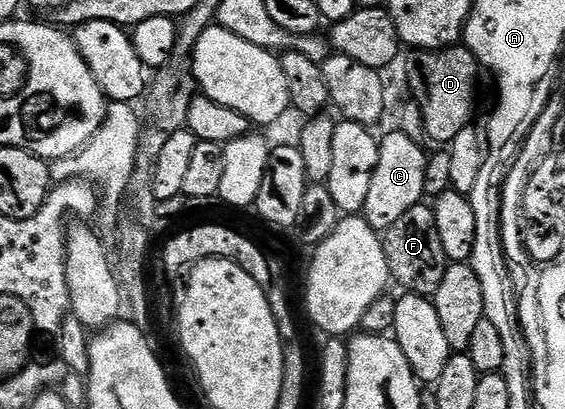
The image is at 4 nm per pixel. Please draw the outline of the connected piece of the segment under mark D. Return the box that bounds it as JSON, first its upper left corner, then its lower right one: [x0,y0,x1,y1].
[407,44,479,144]

